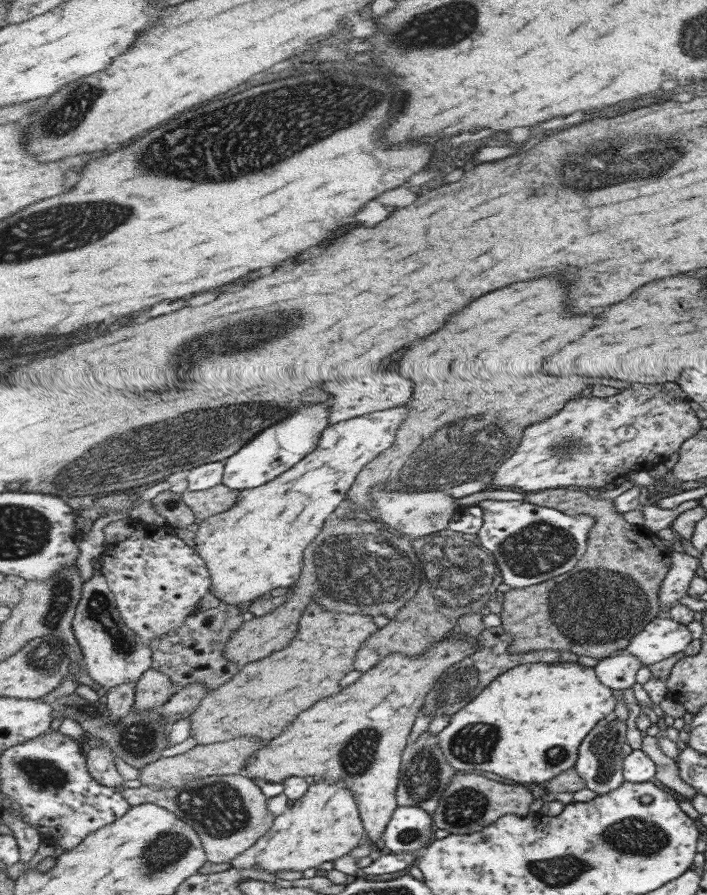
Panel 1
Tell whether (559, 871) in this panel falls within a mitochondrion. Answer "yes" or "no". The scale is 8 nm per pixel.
yes

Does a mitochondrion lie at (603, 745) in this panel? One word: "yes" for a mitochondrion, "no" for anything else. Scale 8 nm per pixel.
yes

